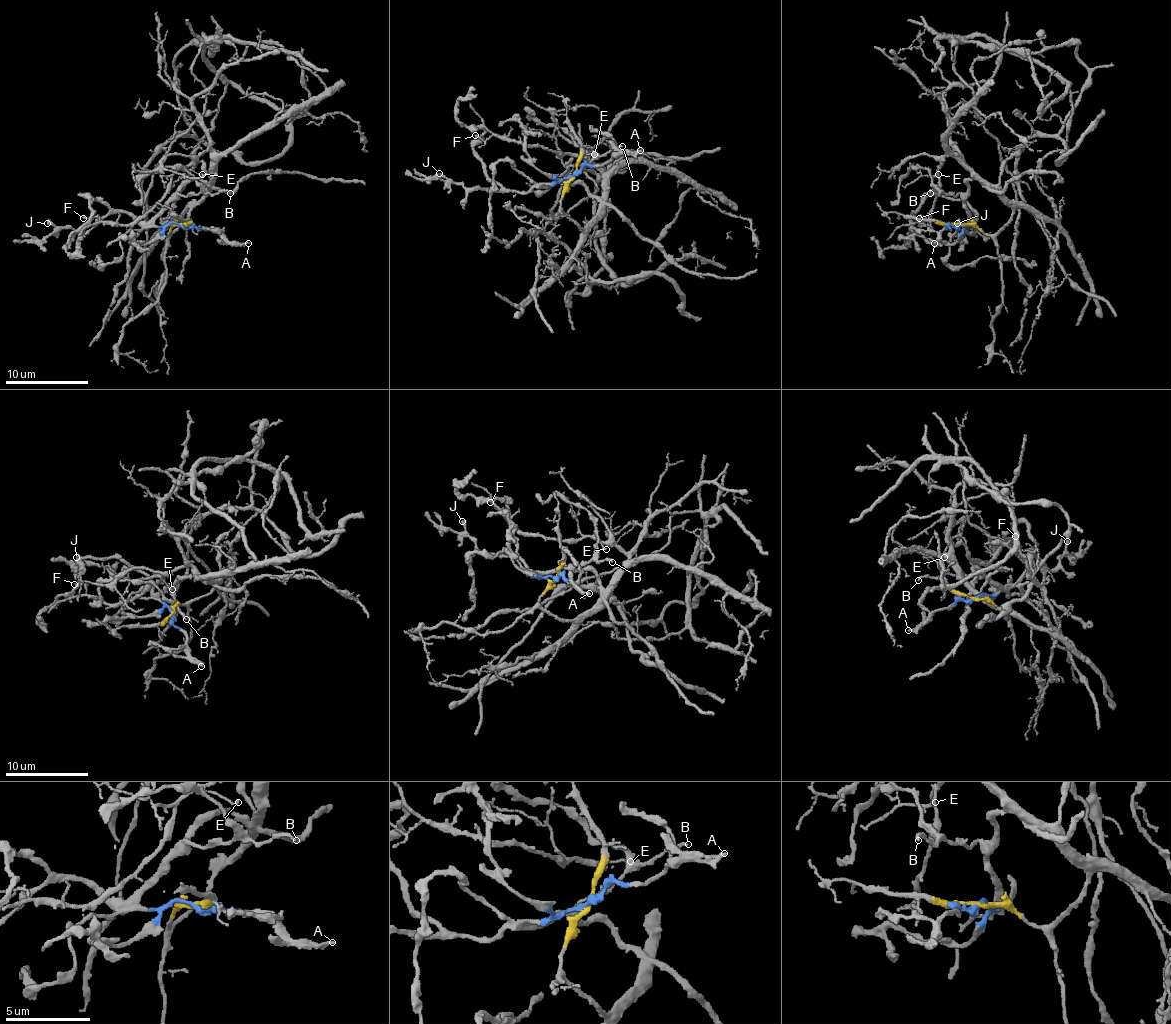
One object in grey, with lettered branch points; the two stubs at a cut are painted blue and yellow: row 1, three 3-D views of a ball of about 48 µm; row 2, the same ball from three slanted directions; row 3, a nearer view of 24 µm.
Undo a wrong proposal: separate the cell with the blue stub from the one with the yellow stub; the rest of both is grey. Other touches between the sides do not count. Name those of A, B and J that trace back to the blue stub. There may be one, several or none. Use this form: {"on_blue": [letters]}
{"on_blue": ["A", "B", "J"]}

